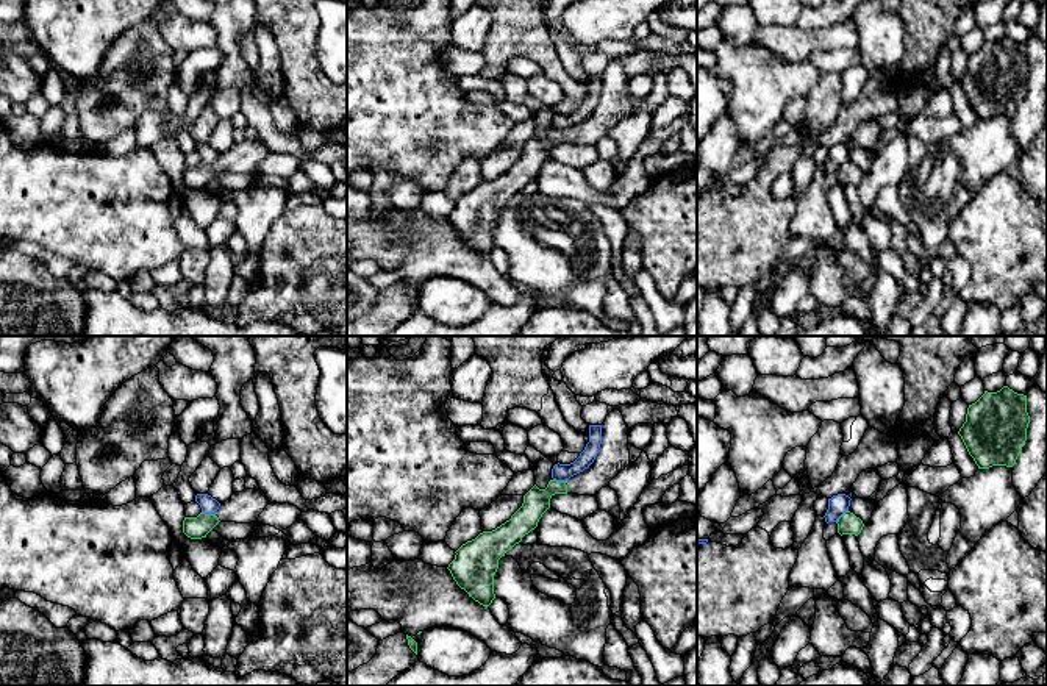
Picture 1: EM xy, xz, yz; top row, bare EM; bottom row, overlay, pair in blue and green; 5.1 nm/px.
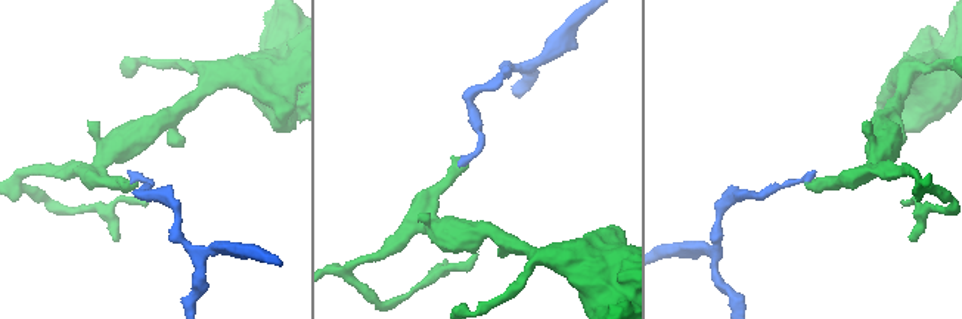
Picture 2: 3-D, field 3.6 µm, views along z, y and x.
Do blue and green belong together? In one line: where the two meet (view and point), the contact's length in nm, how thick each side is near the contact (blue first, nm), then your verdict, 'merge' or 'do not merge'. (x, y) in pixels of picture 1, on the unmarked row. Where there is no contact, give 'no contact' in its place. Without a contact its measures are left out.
contact xy (208, 163); length 70 nm; calibres 90 and 110 nm; do not merge

